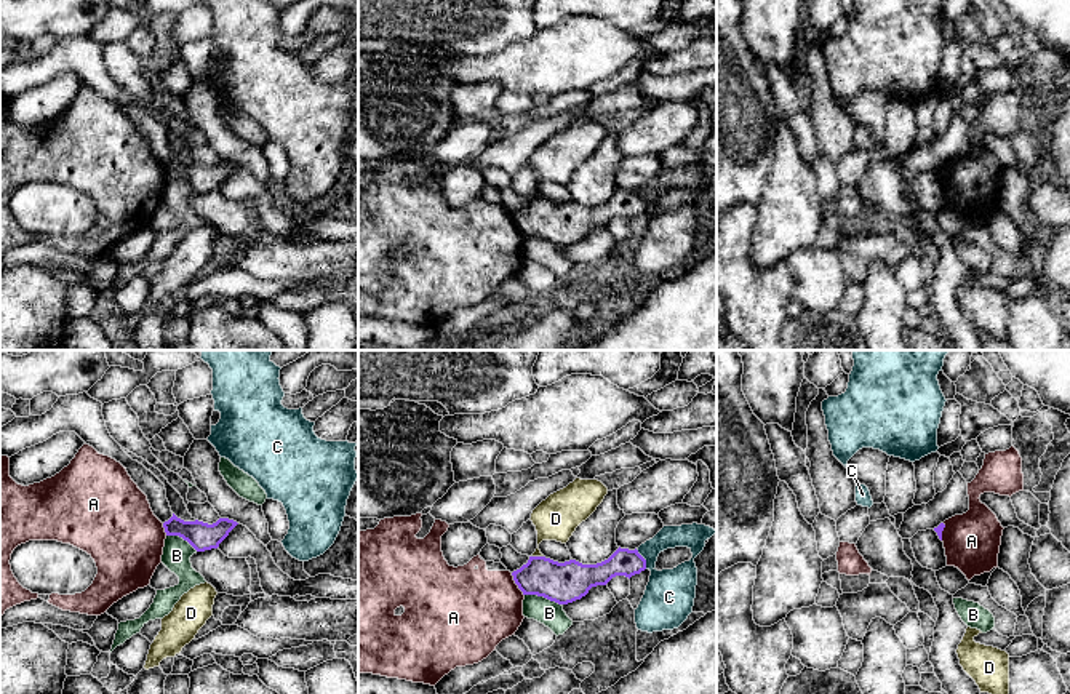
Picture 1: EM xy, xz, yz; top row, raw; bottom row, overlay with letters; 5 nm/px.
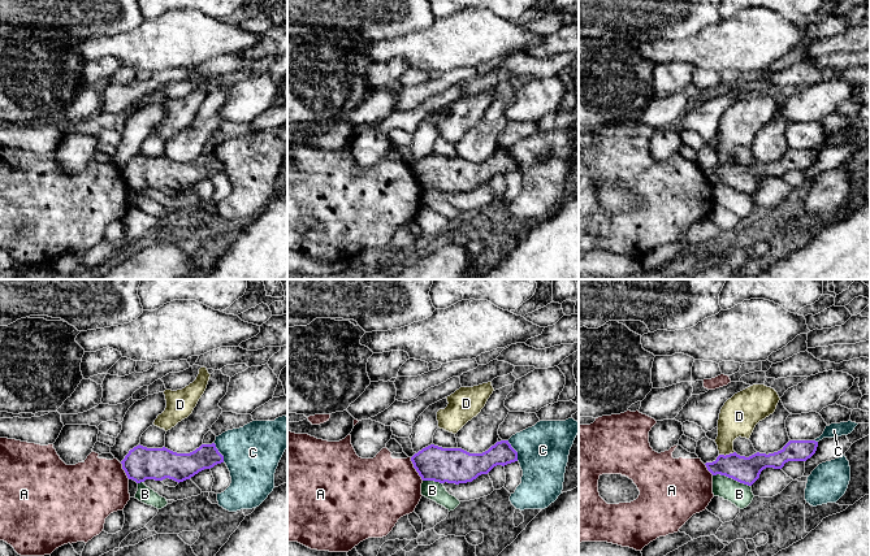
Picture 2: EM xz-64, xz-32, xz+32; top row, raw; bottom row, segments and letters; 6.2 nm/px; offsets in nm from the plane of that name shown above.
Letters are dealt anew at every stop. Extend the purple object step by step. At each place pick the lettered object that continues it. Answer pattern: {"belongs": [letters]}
{"belongs": []}

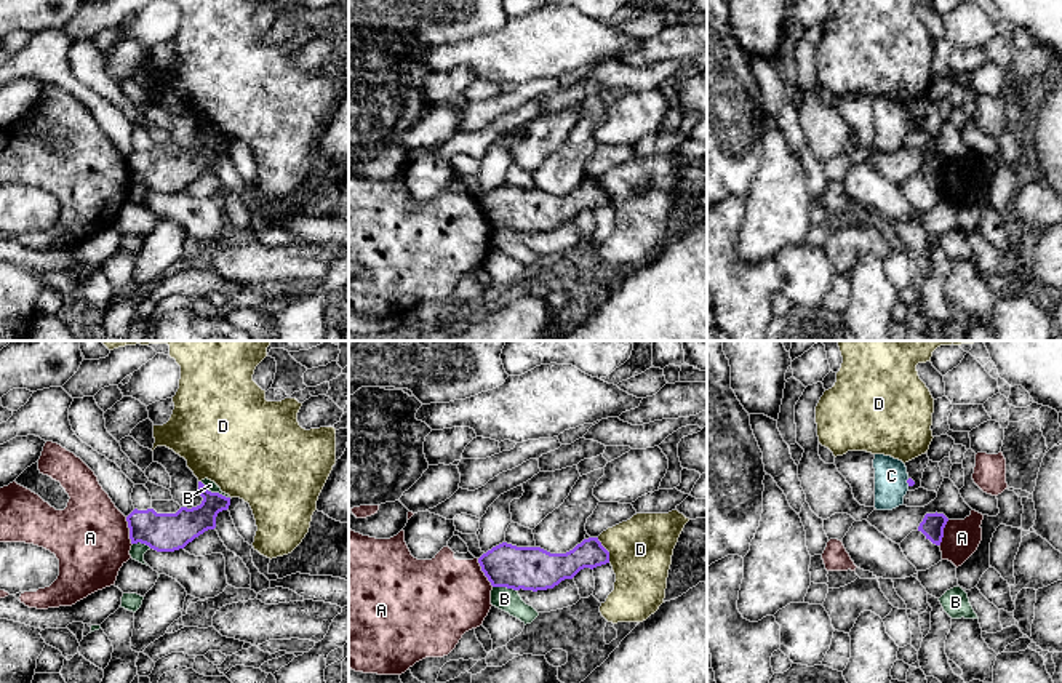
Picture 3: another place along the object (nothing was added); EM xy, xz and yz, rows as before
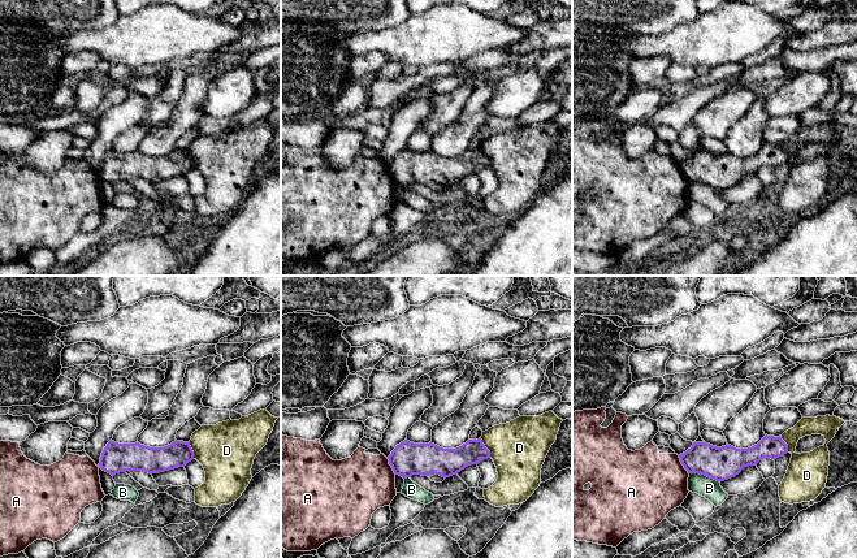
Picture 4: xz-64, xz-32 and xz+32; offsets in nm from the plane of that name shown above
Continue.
{"belongs": ["C"]}

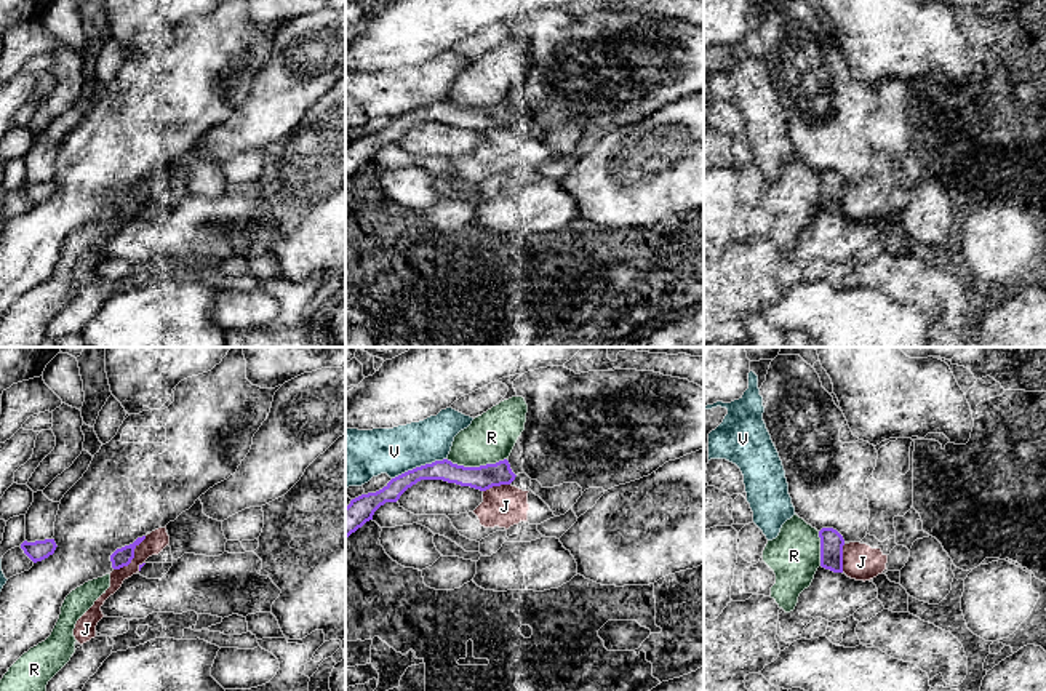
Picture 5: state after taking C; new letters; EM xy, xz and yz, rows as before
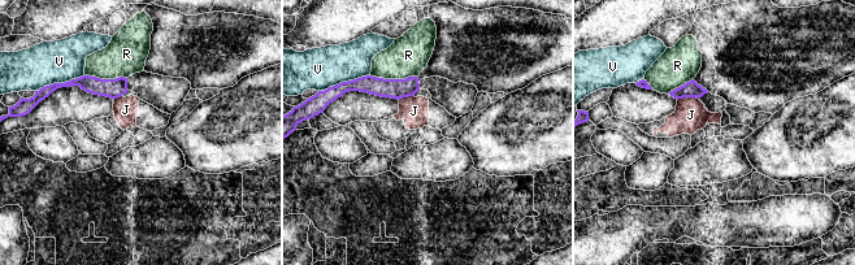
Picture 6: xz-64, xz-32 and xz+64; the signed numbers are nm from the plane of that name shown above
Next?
{"belongs": []}

